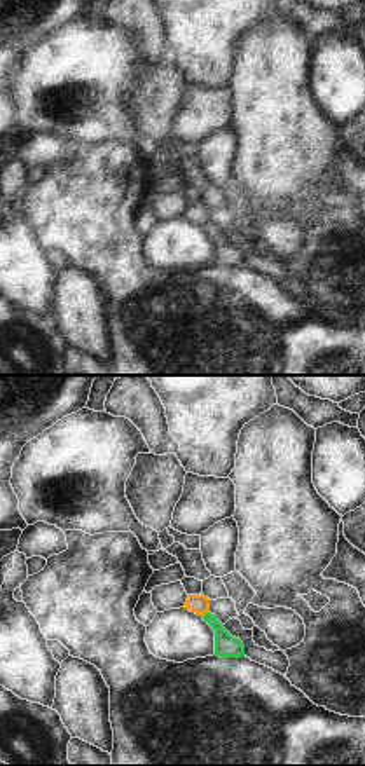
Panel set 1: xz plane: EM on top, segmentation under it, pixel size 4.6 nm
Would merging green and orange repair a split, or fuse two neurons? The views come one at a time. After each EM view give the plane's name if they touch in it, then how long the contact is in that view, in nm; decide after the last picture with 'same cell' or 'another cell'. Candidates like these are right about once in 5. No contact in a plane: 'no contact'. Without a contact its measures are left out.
xz | 40 nm

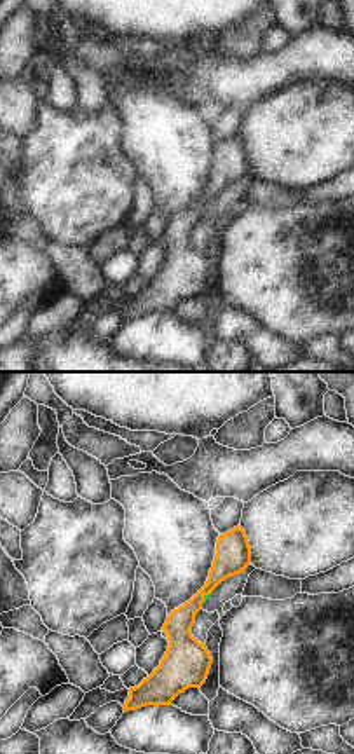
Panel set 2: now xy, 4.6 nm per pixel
xy | 60 nm

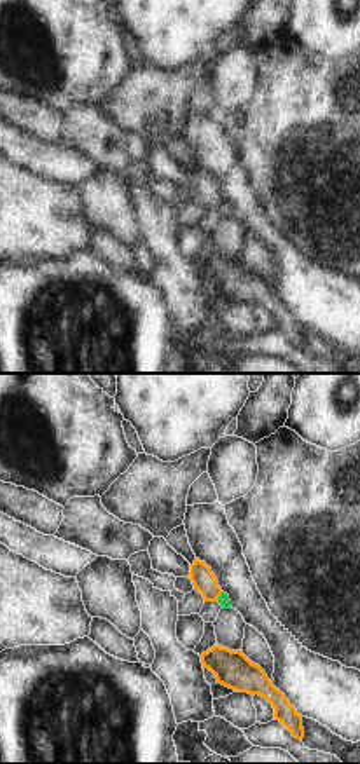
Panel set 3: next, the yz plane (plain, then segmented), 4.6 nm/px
yz | 50 nm

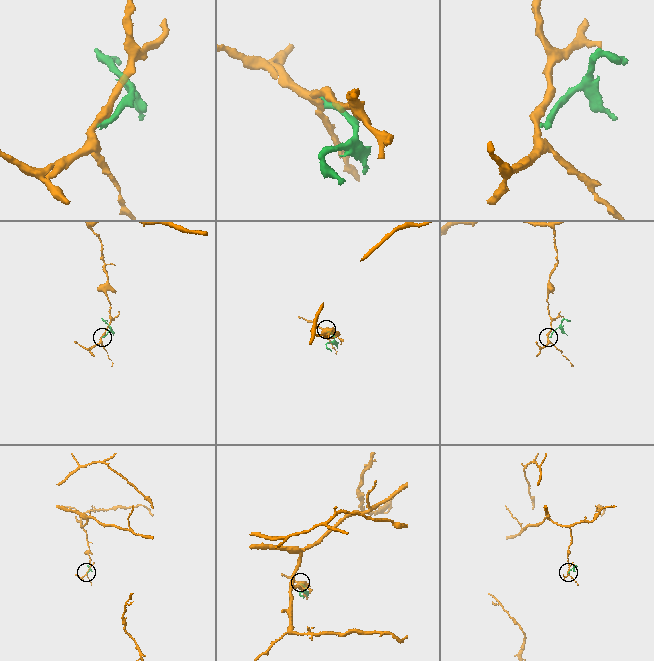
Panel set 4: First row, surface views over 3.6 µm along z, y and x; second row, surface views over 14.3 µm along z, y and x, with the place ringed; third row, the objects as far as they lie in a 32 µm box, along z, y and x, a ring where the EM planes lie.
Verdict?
another cell

